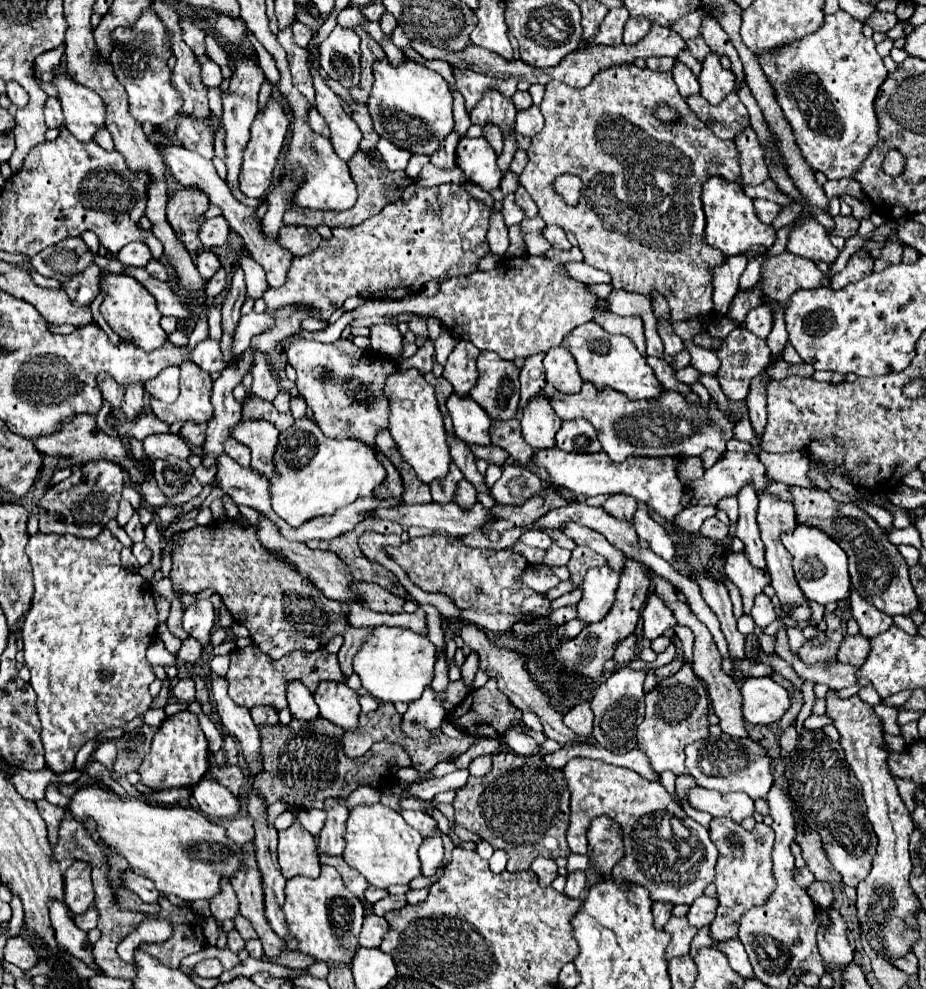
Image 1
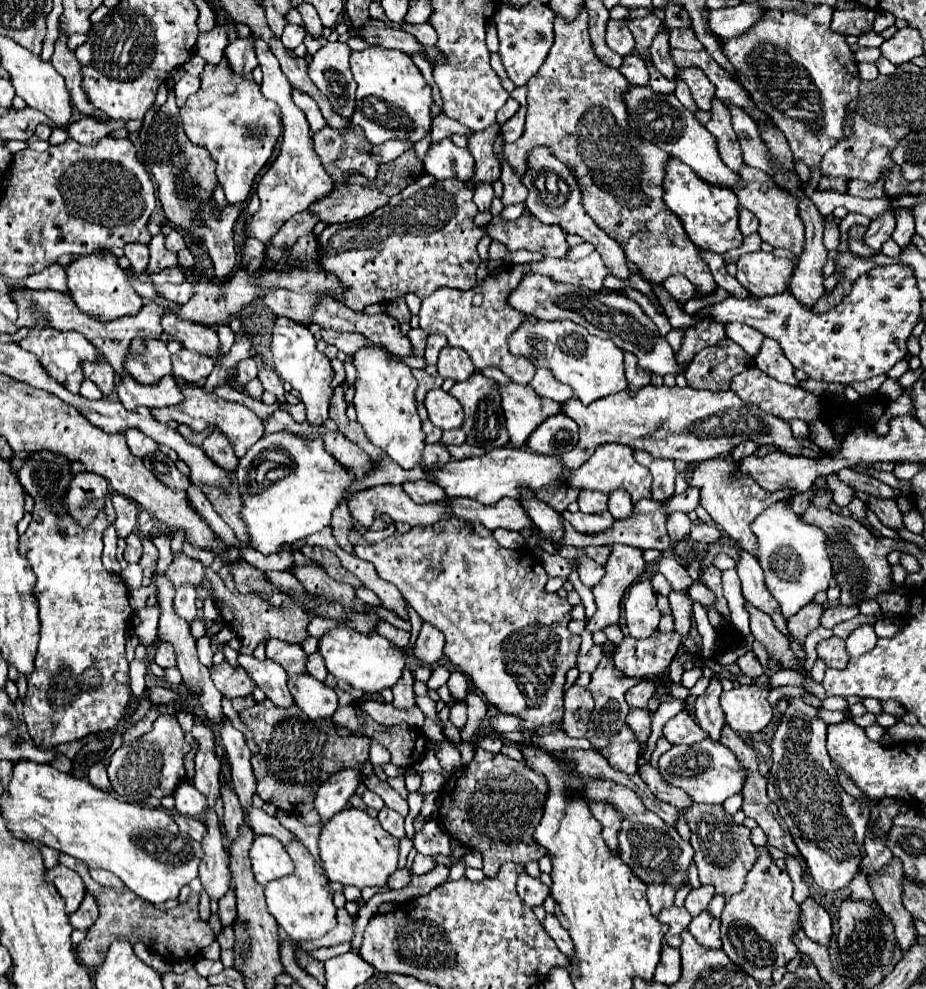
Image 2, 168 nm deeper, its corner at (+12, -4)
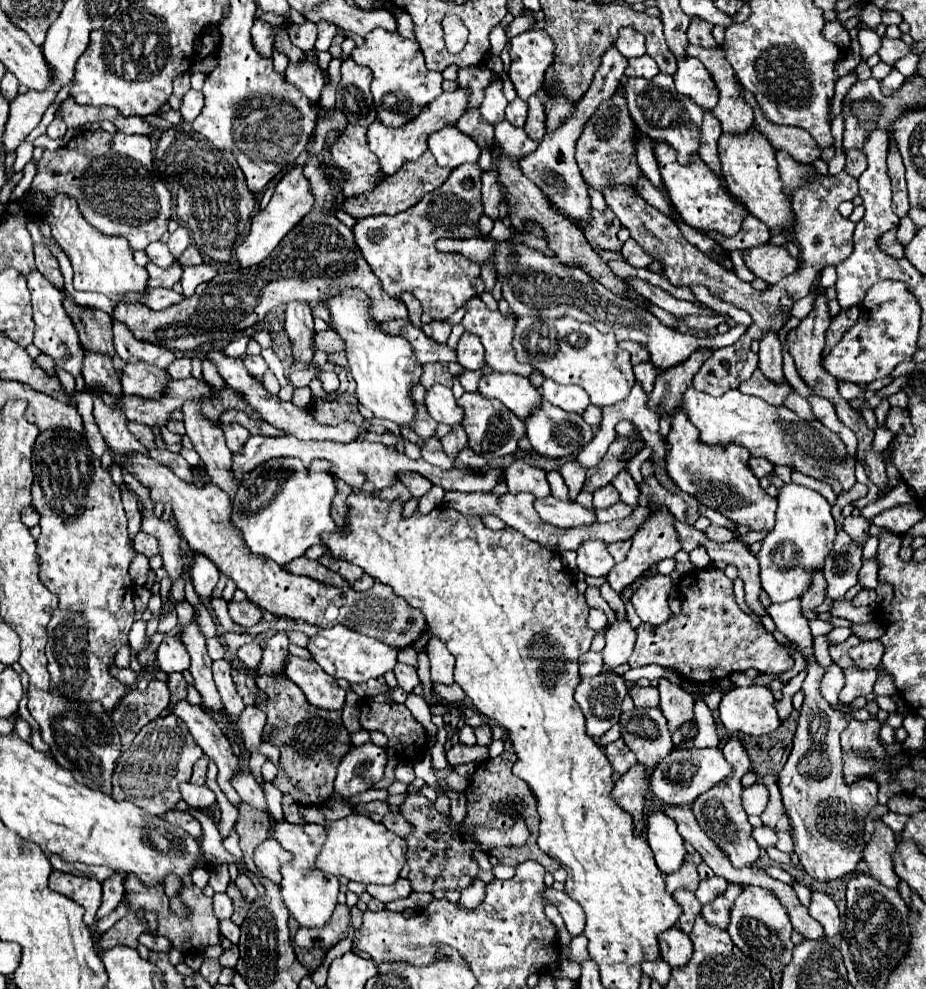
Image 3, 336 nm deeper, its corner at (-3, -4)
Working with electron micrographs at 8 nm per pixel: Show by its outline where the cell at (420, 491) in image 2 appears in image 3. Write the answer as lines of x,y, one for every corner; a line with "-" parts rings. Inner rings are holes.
402,474
400,476
400,482
410,490
410,494
414,496
414,498
422,498
430,488
432,488
432,482
430,480
426,480
424,476
420,476
420,474

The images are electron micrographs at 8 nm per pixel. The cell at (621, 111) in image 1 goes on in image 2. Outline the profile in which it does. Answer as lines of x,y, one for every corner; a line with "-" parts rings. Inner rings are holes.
585,8
581,10
581,14
579,14
573,22
567,22
567,20
563,20
561,16
555,18
555,44
553,44
553,48
549,50
551,56
545,60
545,64
541,66
541,70
537,72
537,76
533,76
533,78
527,82
527,90
529,90
529,92
527,92
527,102
529,102
529,106
527,106
525,134
523,134
517,142
505,144
505,148
503,148
503,158
505,158
505,162
515,170
515,174
521,178
523,172
525,172
525,168
527,168
529,152
531,152
533,148
537,148
537,146
547,146
547,148
553,152
553,156
557,156
557,160
561,160
561,162
573,172
573,176
577,178
577,184
579,184
581,194
583,194
583,200
581,200
581,202
583,202
583,208
585,208
585,212
589,214
589,218
591,218
605,234
613,236
613,240
617,240
617,244
621,244
621,248
625,250
627,258
639,268
639,274
641,274
643,280
653,282
653,284
657,284
657,286
663,286
665,278
669,278
669,276
673,276
673,274
683,274
683,276
687,276
687,278
691,280
691,284
697,288
697,296
695,296
695,298
707,298
707,296
711,296
713,290
717,288
717,284
715,284
715,280
713,280
713,274
711,274
707,262
701,258
701,250
689,240
689,236
685,236
685,228
683,228
681,220
677,220
677,216
673,216
673,212
669,212
669,208
667,208
667,204
665,204
665,200
663,200
665,164
671,160
671,156
669,156
667,152
661,152
661,148
649,144
647,140
641,140
641,136
637,136
637,134
629,128
629,124
627,124
625,92
631,88
631,84
625,82
625,76
621,76
621,72
619,72
617,68
609,68
607,64
601,64
601,60
597,60
597,54
593,52
593,42
589,40
589,26
587,26
587,24
589,24
589,16
587,16

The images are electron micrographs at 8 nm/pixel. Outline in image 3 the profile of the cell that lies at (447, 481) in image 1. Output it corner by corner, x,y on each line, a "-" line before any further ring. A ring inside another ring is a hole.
454,424
452,426
452,430
450,430
450,434
446,434
442,440
442,448
444,448
444,452
450,456
450,458
456,458
458,456
458,452
460,452
460,448
464,448
466,446
466,432
464,432
464,428
462,428
462,424

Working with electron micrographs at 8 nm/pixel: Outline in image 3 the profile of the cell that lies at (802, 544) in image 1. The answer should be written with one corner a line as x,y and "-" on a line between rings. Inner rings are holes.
794,482
778,488
776,526
764,538
758,554
762,590
770,596
770,600
786,602
800,598
812,582
812,570
820,570
824,566
824,558
830,554
834,538
836,526
830,514
830,504
820,492

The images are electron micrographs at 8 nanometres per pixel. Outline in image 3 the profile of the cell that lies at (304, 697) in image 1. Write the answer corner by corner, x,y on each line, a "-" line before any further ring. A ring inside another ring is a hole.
284,630
276,632
264,646
264,656
262,656
262,664
256,670
260,676
262,674
270,674
270,676
280,676
284,662
288,658
288,636

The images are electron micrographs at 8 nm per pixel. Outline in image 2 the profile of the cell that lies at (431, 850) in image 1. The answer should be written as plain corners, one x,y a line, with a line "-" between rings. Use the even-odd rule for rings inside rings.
405,866
405,868
399,868
397,872
393,872
393,876
389,876
389,880
387,880
387,884
391,886
391,888
405,888
407,884
411,882
411,872
409,872
409,868

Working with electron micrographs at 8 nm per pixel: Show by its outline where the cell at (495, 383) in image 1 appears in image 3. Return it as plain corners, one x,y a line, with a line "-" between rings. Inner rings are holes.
478,392
462,394
458,404
464,410
462,426
468,434
468,446
478,456
484,456
488,462
494,462
496,458
504,458
518,450
518,438
524,436
524,422
518,416
514,416
508,408
504,408
504,404
500,404
498,400
478,396

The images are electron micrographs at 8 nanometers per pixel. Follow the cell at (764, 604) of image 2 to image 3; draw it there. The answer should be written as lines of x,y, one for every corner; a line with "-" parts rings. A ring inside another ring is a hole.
796,598
784,604
772,604
770,616
776,628
792,642
800,646
800,652
808,660
808,676
802,684
804,704
800,708
798,728
794,734
794,748
788,762
778,774
778,788
782,804
790,818
794,852
800,858
802,868
820,882
838,880
856,872
856,864
862,860
864,842
864,818
878,802
878,784
874,780
860,780
854,784
842,782
842,748
840,732
846,728
850,714
842,714
830,708
830,704
818,694
824,668
814,658
812,634
808,620
802,616
801,600

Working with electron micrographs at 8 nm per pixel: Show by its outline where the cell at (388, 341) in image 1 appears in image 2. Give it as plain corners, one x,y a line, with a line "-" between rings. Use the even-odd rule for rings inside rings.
321,330
321,338
327,344
337,346
345,354
353,354
353,352
357,352
357,348
361,348
361,344
369,342
369,340
365,340
365,336
357,336
357,332
329,332
329,330

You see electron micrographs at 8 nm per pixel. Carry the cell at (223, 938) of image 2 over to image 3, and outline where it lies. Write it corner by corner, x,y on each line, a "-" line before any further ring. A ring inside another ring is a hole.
222,920
222,922
220,922
220,934
222,934
224,938
228,938
232,944
238,944
240,928
238,928
232,920

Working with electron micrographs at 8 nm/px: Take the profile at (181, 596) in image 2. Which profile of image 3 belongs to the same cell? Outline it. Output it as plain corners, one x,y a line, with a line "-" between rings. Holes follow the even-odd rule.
194,554
194,566
192,566
192,584
200,598
210,598
214,586
218,584
220,570
218,566
208,560
204,554

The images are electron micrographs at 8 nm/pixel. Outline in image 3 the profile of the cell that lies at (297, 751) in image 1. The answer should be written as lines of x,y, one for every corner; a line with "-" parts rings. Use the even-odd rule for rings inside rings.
258,676
256,684
268,694
268,702
258,706
268,716
264,732
270,734
270,742
276,744
282,754
274,786
284,794
290,794
298,806
324,806
334,790
336,768
344,758
344,752
352,746
340,712
320,710
308,704
300,688
284,676

